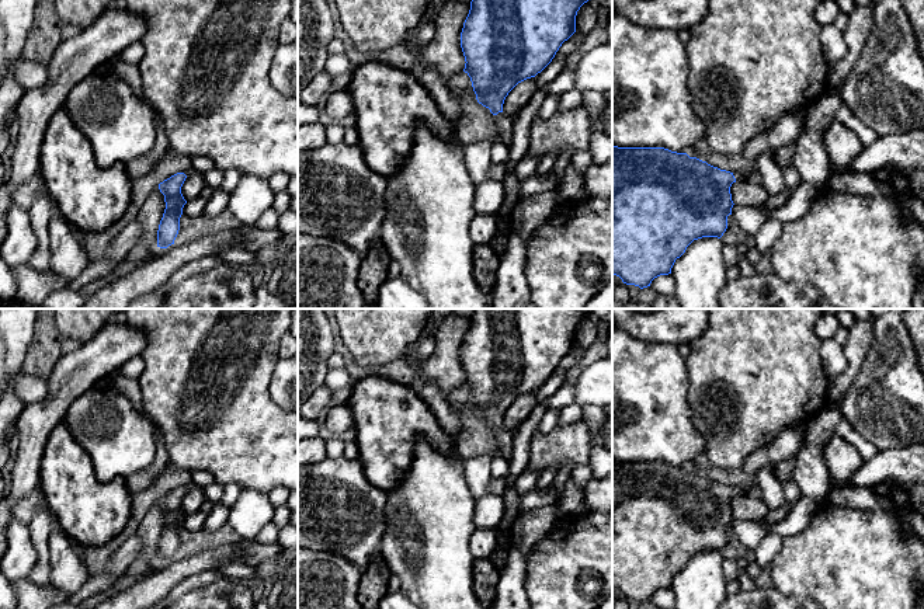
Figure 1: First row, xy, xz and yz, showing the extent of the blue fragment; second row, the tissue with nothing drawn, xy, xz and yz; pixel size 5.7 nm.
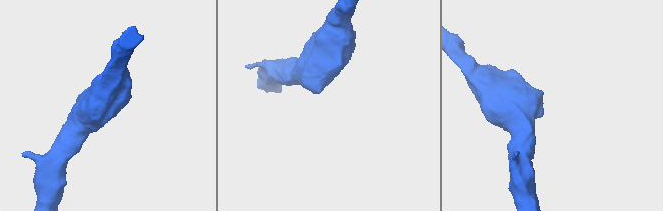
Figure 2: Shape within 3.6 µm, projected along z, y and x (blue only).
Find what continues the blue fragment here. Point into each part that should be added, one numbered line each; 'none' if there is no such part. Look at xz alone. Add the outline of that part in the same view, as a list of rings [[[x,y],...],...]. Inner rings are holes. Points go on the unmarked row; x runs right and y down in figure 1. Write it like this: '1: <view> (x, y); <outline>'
1: xz (504, 438); [[[503,427],[496,429],[497,448],[501,450],[503,456],[510,460],[513,456],[513,434],[506,431]]]

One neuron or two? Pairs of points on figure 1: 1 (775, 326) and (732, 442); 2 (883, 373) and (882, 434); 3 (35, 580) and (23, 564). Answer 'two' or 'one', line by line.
1: one
2: one
3: two

